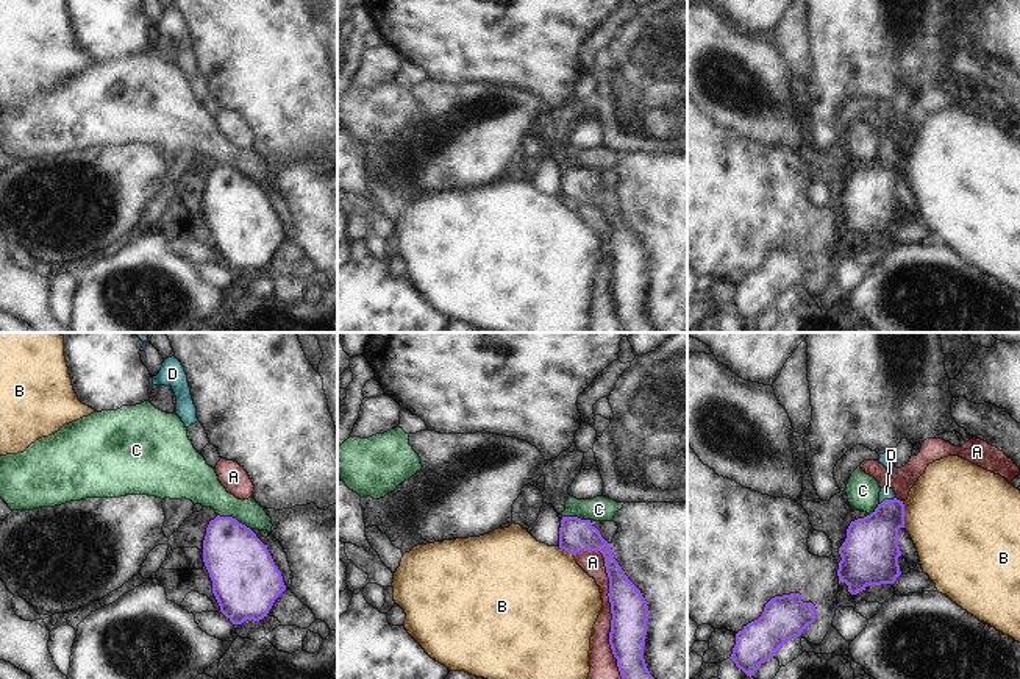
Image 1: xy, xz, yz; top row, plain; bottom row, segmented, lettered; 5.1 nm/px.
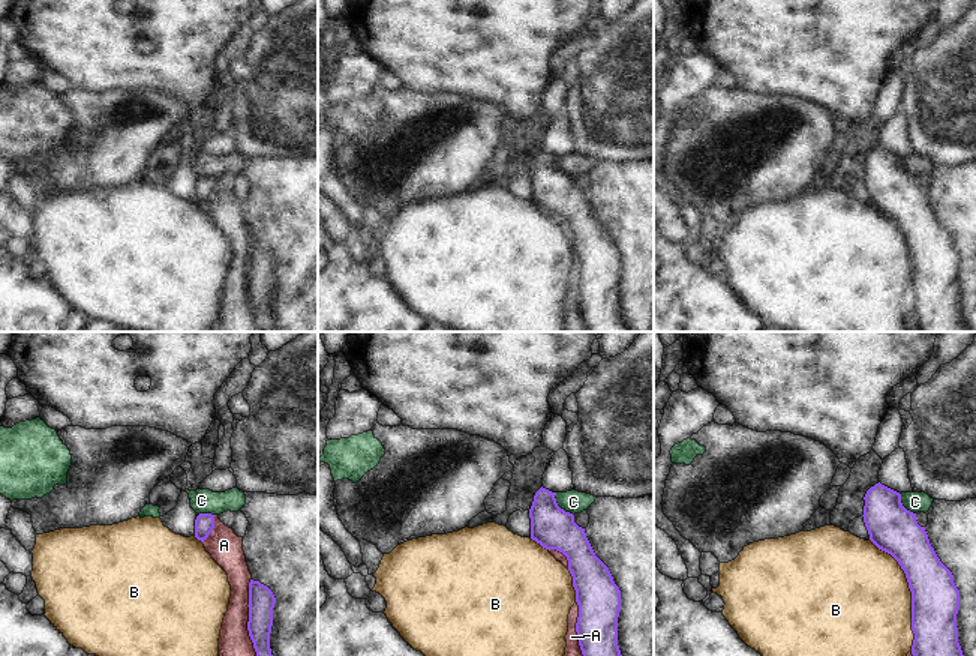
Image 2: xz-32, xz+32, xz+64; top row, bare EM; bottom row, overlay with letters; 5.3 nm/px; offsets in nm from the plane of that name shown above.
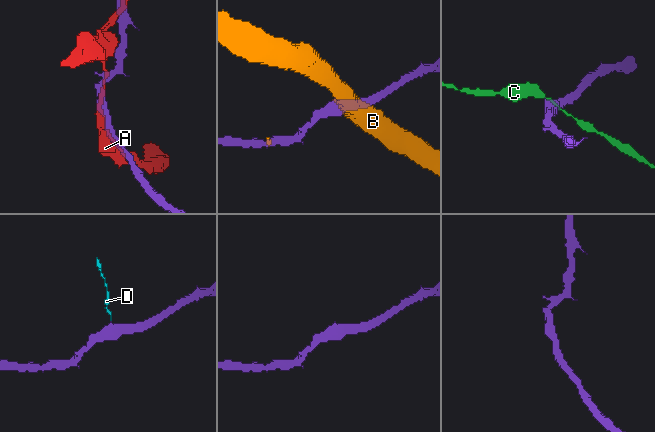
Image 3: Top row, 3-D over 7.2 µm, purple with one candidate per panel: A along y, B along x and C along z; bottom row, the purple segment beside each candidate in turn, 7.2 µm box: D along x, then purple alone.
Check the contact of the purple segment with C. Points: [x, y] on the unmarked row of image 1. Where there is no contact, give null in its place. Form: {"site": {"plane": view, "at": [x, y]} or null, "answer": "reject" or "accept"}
{"site": {"plane": "xy", "at": [235, 169]}, "answer": "reject"}

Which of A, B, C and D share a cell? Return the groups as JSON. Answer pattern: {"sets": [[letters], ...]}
{"sets": [["A"], ["B"], ["C"], ["D"]]}

